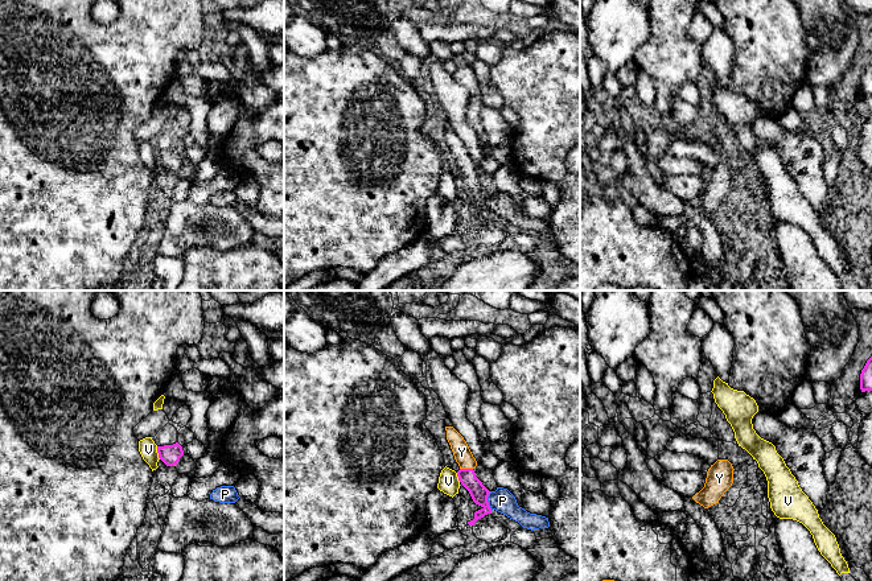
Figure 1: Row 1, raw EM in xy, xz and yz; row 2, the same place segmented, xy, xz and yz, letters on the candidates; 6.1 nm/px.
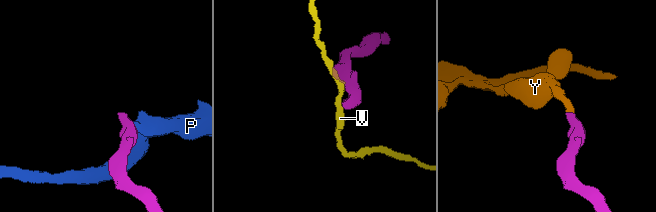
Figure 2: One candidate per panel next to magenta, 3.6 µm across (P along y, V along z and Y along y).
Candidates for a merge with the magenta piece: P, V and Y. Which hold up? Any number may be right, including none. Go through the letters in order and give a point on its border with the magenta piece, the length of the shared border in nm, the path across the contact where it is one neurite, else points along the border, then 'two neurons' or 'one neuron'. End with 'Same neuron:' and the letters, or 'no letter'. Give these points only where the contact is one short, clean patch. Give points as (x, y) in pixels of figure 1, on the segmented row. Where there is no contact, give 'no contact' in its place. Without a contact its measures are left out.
P: xz (486, 501) | 120 nm | along xz (489, 491), (488, 501), (492, 510) | two neurons
V: xy (157, 452) | 80 nm | along xy (156, 446), (160, 458) | two neurons
Y: xz (467, 469) | 80 nm | across xz (478, 493), (468, 479), (467, 469), (467, 461), (461, 452) | one neuron
Same neuron: Y

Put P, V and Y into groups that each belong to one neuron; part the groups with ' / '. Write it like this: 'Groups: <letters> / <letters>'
Groups: P / V / Y

